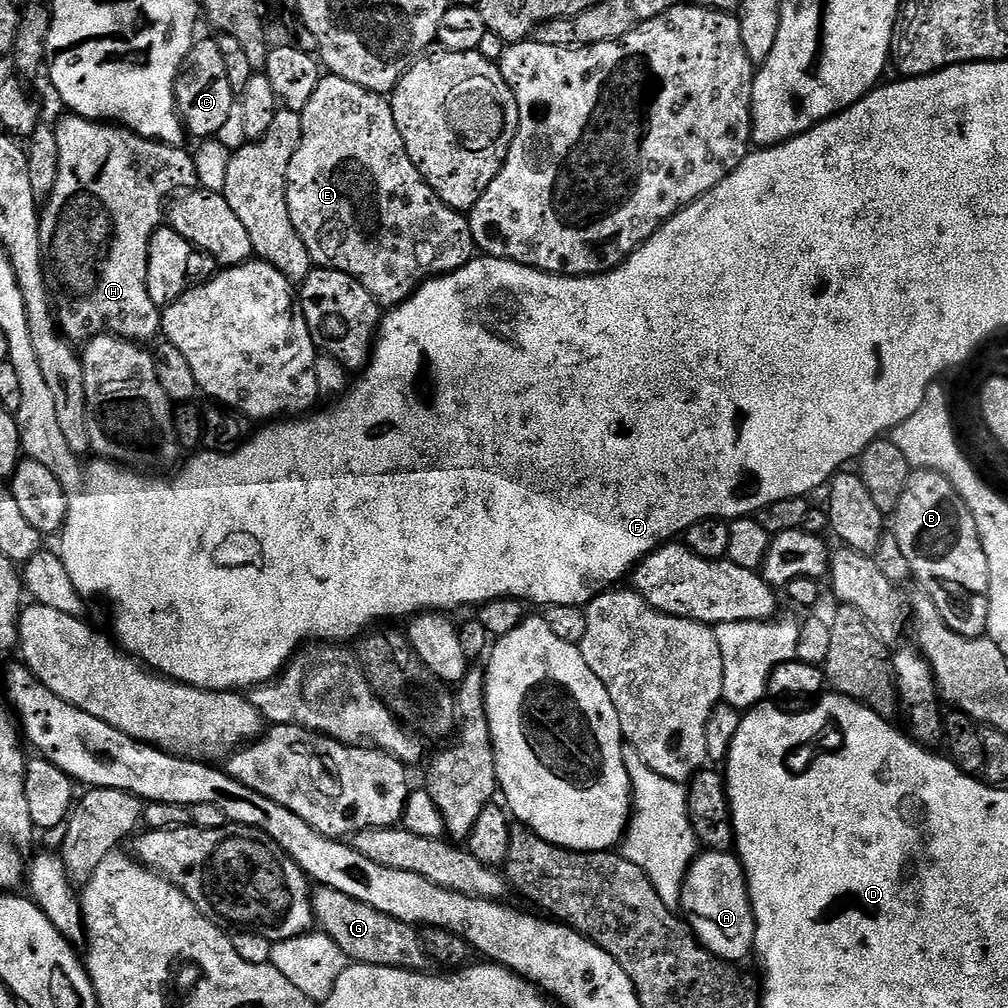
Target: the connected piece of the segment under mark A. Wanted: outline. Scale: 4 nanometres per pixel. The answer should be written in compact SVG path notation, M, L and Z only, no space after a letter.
M707 850L701 851L697 855L696 859L692 861L692 864L688 868L688 873L684 879L684 889L680 895L680 908L683 911L688 911L688 916L686 915L687 923L690 925L690 931L700 944L708 952L712 952L720 960L726 960L729 962L740 962L736 960L744 960L747 956L751 957L753 955L756 946L756 919L752 913L752 903L748 897L748 879L744 877L744 867L741 866L739 859L732 852L710 852Z

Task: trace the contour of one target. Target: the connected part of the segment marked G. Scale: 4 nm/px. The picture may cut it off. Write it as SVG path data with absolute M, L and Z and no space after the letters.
M317 887L312 894L312 914L315 927L329 936L348 955L349 961L409 970L425 967L424 947L417 929L374 910L374 906L366 906L366 902L346 898L346 894L338 894L338 890Z

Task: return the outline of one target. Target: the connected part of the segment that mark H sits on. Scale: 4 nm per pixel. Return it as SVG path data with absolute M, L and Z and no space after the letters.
M75 114L65 115L61 124L55 125L58 138L58 176L54 182L54 190L48 196L40 212L40 242L46 246L46 272L49 289L54 293L55 314L58 327L69 341L87 342L96 336L105 334L119 336L121 340L133 342L155 341L162 332L162 312L154 302L150 302L150 290L146 286L146 270L148 269L148 251L152 236L165 223L166 205L177 194L185 190L195 189L198 185L198 171L195 158L187 147L174 144L162 144L158 140L147 140L145 136L132 132L127 126L113 126L108 122L87 120Z

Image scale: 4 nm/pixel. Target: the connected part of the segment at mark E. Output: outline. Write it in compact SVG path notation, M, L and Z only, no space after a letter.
M331 74L321 75L318 82L318 90L306 102L302 118L302 138L298 142L298 150L294 150L294 158L290 158L290 170L288 171L288 189L286 190L286 202L290 206L290 222L294 222L294 230L302 242L306 242L306 250L310 254L313 265L318 268L333 268L342 274L350 274L366 290L376 303L385 309L391 310L404 300L409 300L420 289L421 284L431 280L433 276L443 276L449 272L456 272L462 266L466 266L477 255L478 249L474 242L474 234L470 230L468 216L463 212L456 212L418 174L414 162L410 162L410 154L406 154L406 146L402 142L402 134L394 122L392 105L379 92L371 92L354 82L346 82L346 78L338 78Z

